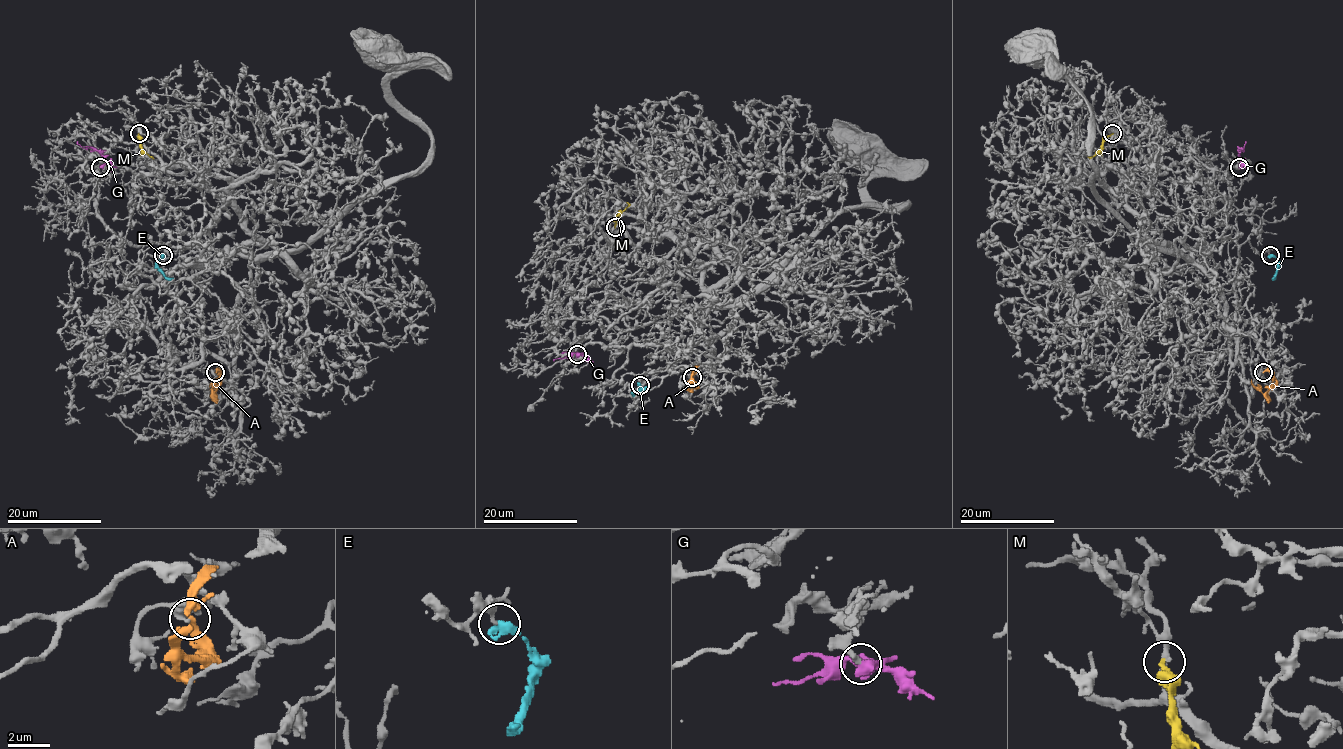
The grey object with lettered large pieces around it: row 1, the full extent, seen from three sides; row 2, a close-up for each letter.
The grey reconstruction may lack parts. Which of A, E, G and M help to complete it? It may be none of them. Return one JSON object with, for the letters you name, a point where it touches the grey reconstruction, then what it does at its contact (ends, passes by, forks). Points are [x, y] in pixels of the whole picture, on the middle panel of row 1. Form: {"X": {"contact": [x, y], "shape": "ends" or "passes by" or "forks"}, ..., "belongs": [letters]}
{"G": {"contact": [577, 354], "shape": "ends"}, "belongs": ["G"]}

